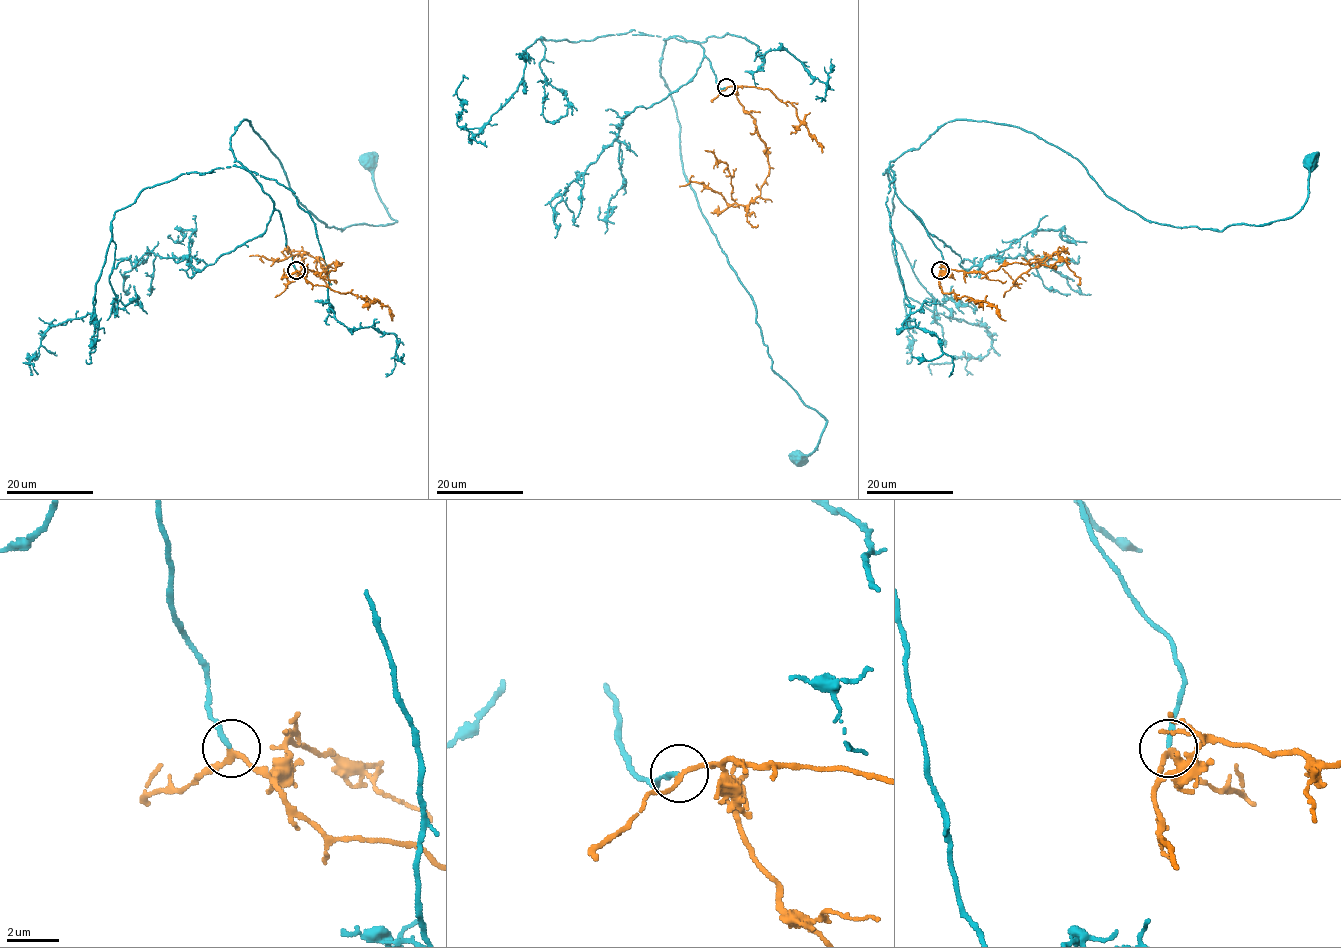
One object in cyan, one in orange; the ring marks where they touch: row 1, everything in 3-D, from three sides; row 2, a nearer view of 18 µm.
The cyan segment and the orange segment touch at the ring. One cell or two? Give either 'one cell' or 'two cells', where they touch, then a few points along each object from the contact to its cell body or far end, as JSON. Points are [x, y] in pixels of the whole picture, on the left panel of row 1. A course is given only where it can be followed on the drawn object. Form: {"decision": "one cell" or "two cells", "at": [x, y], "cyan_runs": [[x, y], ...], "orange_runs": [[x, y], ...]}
{"decision": "one cell", "at": [296, 270], "cyan_runs": [[296, 269], [281, 214], [236, 160], [230, 137], [250, 121], [298, 200], [342, 231], [396, 221], [367, 162]], "orange_runs": [[296, 269], [328, 273], [340, 264], [324, 267], [305, 252], [297, 277], [275, 297]]}

